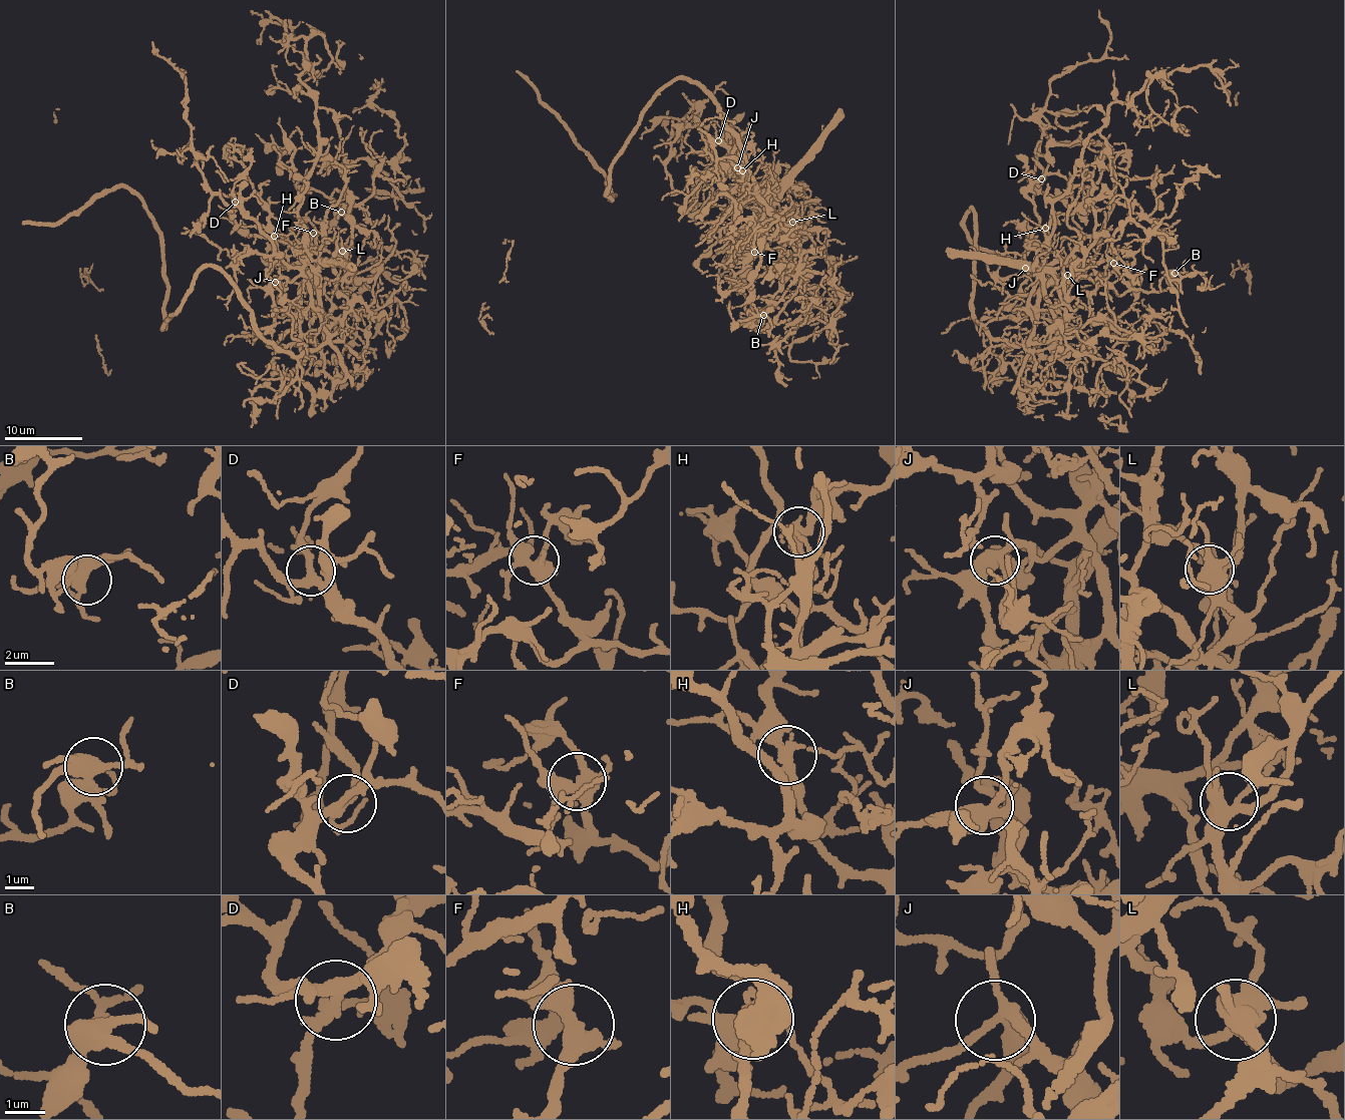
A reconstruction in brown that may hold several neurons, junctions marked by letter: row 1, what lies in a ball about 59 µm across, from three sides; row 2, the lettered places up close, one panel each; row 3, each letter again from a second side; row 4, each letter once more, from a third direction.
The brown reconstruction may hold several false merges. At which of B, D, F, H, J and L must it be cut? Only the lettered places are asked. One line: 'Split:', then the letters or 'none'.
Split: H

